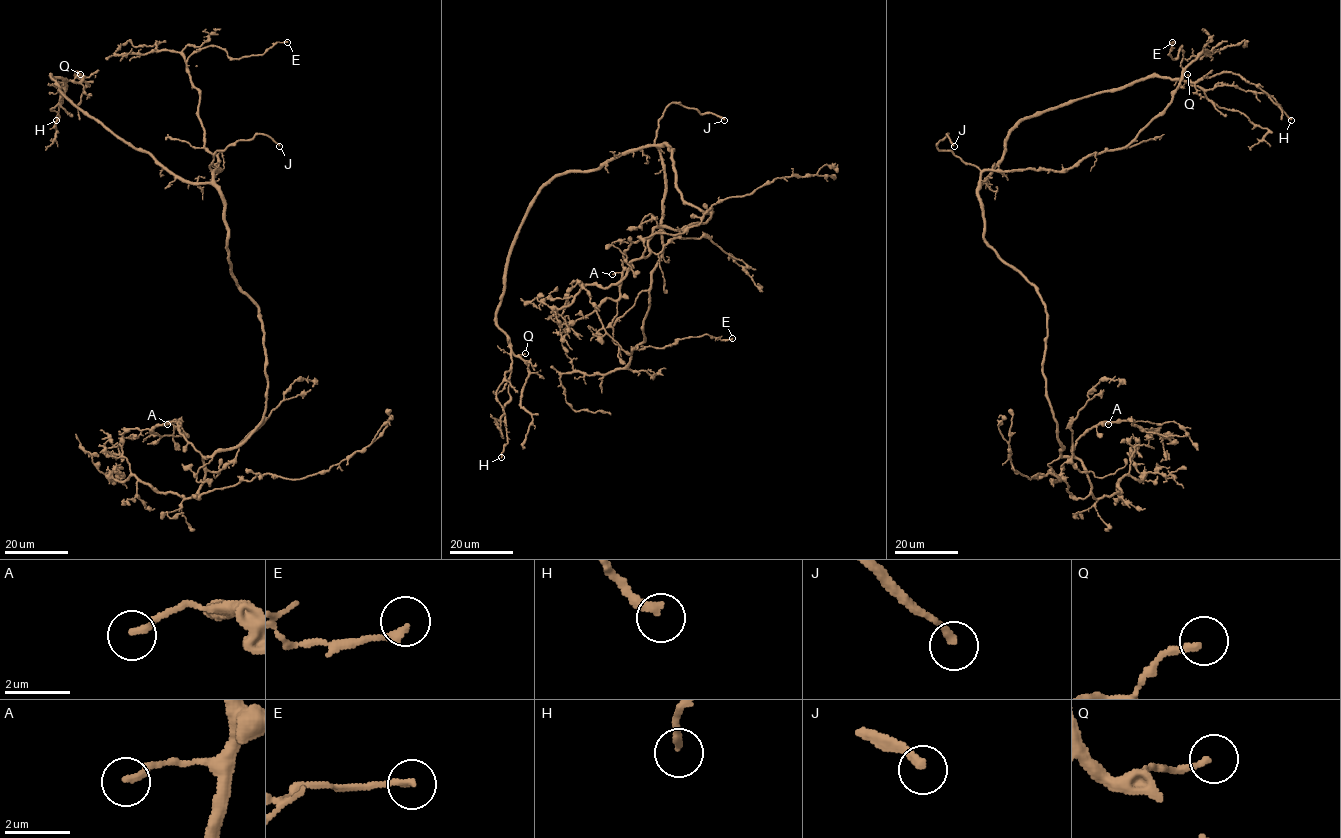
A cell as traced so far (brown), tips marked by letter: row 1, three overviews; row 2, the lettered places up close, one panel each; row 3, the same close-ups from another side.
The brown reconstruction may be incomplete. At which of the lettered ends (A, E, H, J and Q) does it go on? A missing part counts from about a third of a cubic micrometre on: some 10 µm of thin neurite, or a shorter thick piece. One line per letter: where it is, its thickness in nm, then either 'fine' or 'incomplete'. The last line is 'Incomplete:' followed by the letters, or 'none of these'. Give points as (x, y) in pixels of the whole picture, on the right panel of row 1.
A: (1108, 424) | 200 nm | incomplete
E: (1172, 42) | 180 nm | fine
H: (1291, 120) | 240 nm | fine
J: (954, 146) | 260 nm | incomplete
Q: (1187, 74) | 180 nm | fine
Incomplete: A, J

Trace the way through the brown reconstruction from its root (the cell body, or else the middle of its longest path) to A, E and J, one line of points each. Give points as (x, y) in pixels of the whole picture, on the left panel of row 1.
A: (232, 269), (258, 308), (263, 334), (263, 419), (243, 441), (209, 457), (177, 422), (167, 424)
E: (232, 269), (217, 158), (205, 147), (186, 62), (209, 46), (240, 58), (287, 42)
J: (232, 269), (225, 204), (209, 168), (213, 154), (257, 134), (269, 135), (279, 146)

